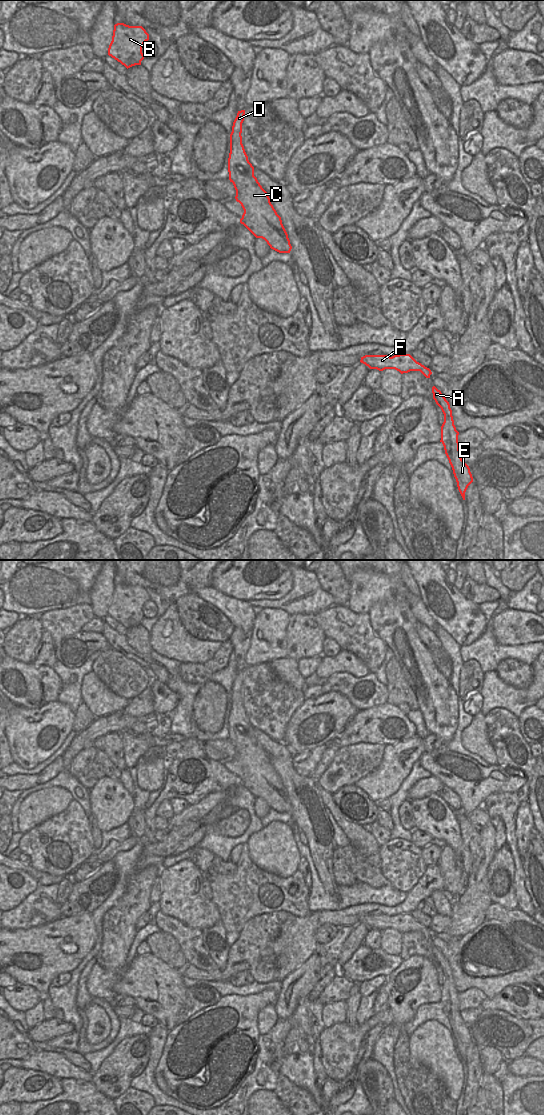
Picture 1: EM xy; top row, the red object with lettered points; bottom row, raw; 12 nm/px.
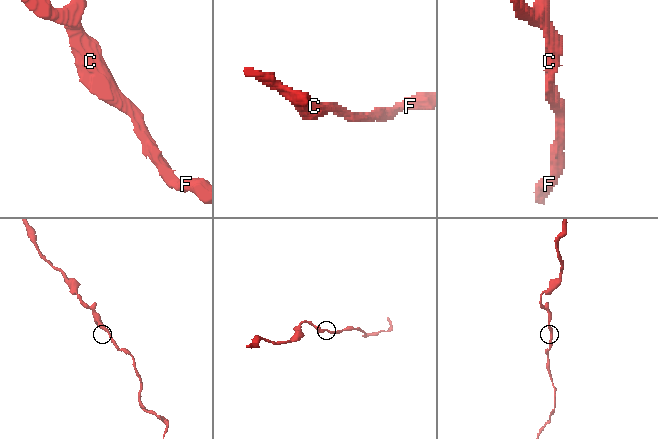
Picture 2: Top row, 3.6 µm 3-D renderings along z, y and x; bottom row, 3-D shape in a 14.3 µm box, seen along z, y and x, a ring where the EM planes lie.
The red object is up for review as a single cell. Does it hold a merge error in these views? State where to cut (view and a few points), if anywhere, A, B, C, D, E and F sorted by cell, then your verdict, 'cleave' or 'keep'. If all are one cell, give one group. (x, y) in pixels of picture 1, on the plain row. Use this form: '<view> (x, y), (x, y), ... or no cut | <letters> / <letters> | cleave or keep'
no cut | A B C D E F | keep

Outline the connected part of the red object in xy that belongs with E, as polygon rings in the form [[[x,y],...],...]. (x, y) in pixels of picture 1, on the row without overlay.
[[[435,946],[432,947],[432,953],[433,959],[444,974],[444,982],[441,986],[440,1002],[444,1006],[445,1014],[452,1027],[458,1050],[463,1060],[465,1060],[465,1052],[468,1046],[473,1042],[473,1037],[469,1026],[461,1018],[461,1011],[459,1010],[458,1002],[459,992],[456,990],[454,985],[450,964],[441,951]]]

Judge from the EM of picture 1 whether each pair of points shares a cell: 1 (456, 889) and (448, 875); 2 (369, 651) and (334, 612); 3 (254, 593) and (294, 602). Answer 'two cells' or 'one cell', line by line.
1: one cell
2: one cell
3: two cells

